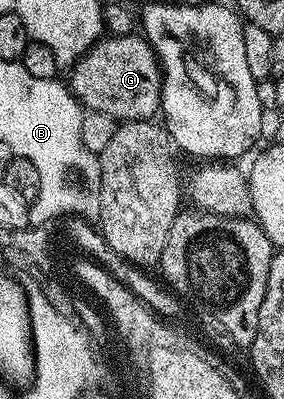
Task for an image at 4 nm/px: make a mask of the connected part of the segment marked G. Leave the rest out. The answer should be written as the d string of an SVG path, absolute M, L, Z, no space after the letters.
M134 33L132 35L117 36L109 35L108 37L102 37L97 40L97 43L88 51L86 55L82 55L71 68L71 74L73 76L67 79L68 86L71 88L74 95L77 97L77 102L81 104L82 108L89 111L98 111L99 113L105 113L107 116L115 119L116 121L124 121L127 123L133 123L137 119L152 120L154 116L160 112L161 109L161 62L157 60L157 54L153 52L153 46L151 46L146 39L140 34Z

